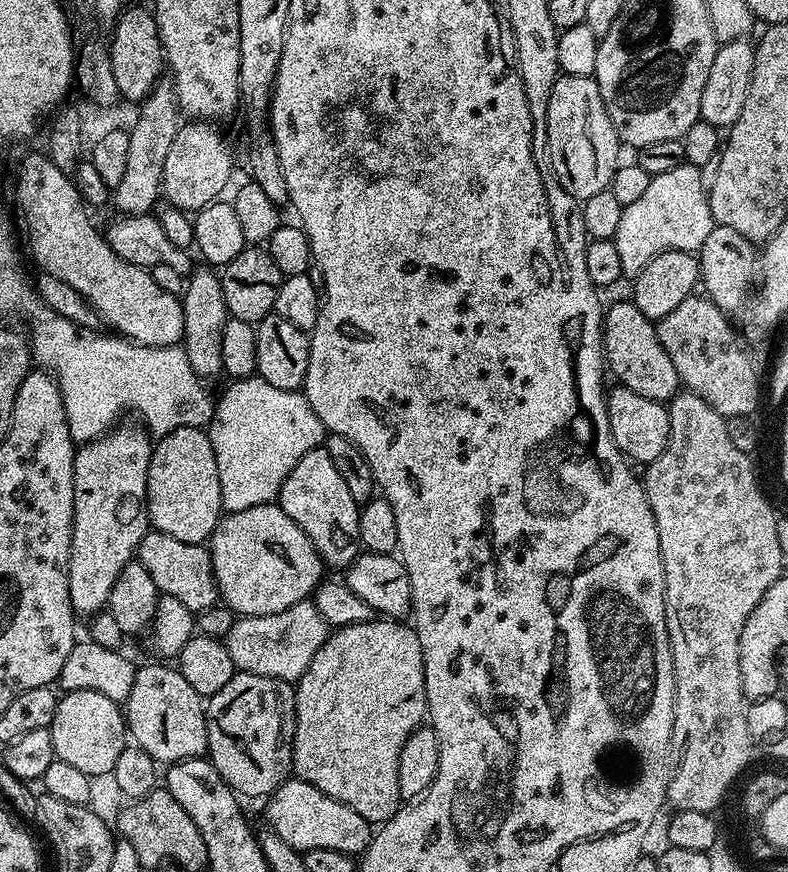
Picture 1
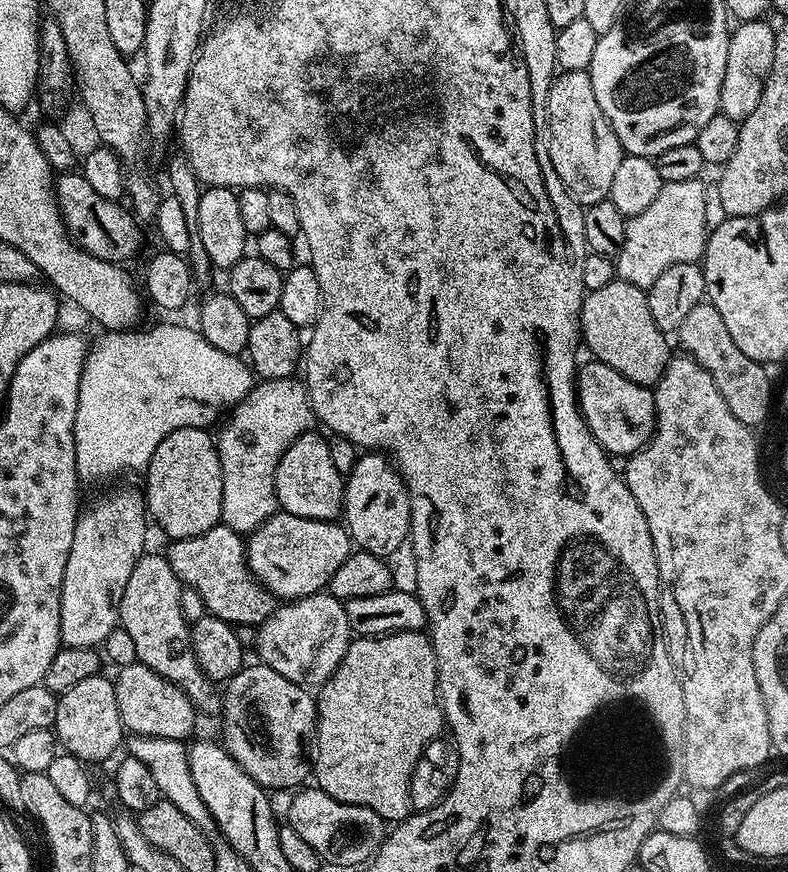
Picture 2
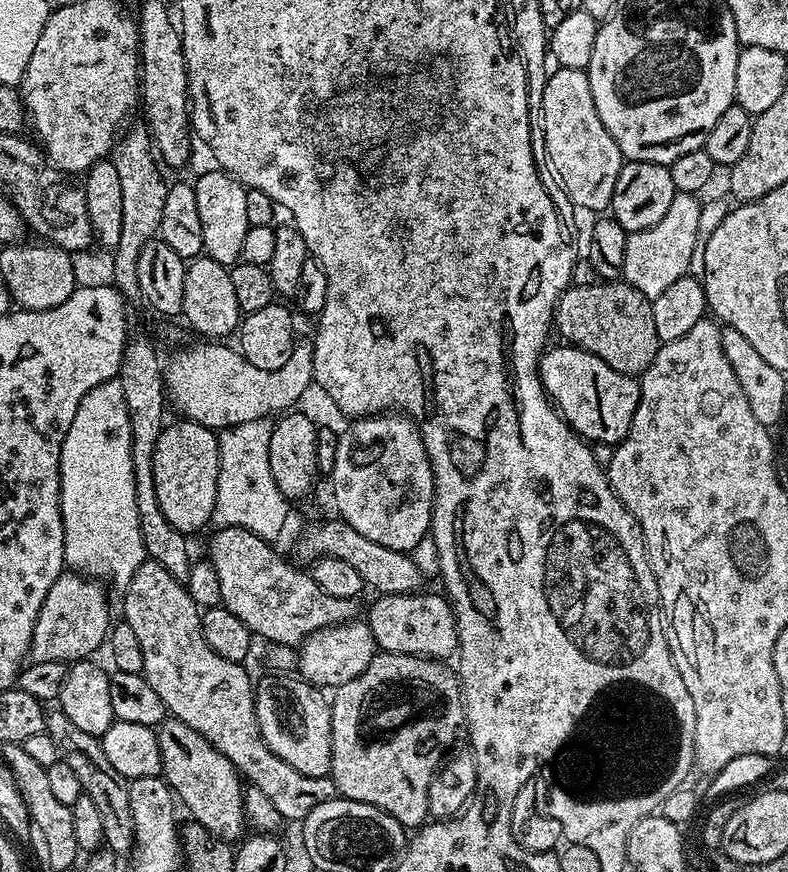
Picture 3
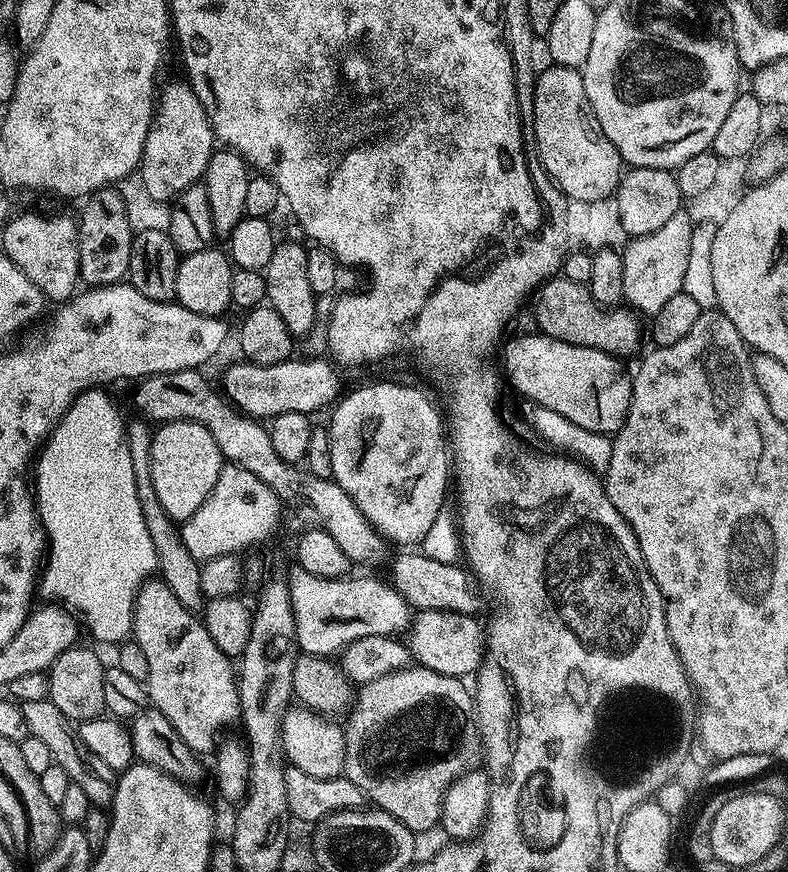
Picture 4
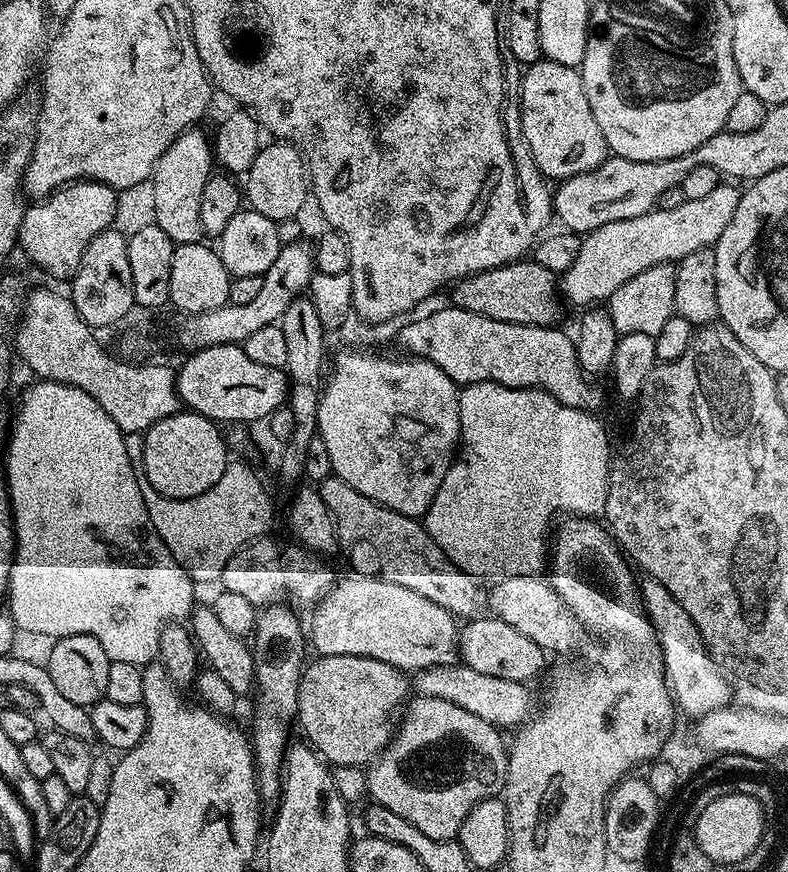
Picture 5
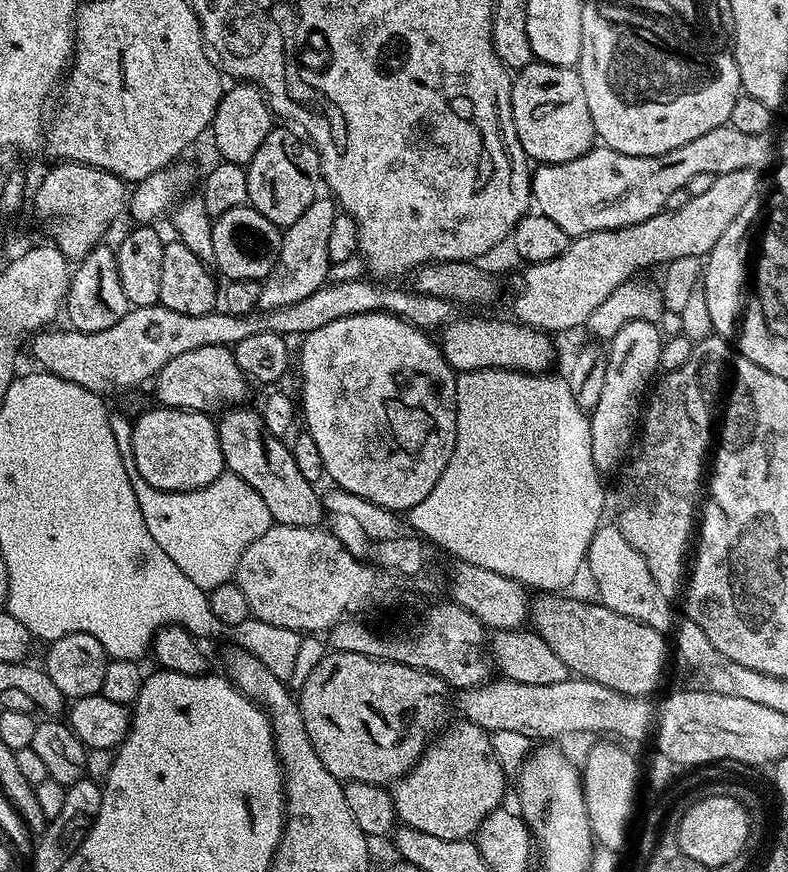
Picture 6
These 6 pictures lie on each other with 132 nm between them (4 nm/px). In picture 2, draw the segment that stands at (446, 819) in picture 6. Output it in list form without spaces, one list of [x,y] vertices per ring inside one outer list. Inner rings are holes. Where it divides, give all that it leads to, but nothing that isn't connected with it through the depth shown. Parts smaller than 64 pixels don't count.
[[[423,631],[419,632],[391,632],[385,636],[362,636],[353,639],[348,645],[342,662],[334,670],[334,674],[325,684],[319,685],[316,696],[316,734],[314,737],[314,784],[330,798],[343,804],[366,806],[374,810],[386,822],[399,822],[412,815],[412,802],[410,800],[410,782],[416,769],[416,764],[424,754],[424,748],[431,740],[445,731],[446,721],[444,710],[440,706],[440,693],[436,686],[436,655],[431,639]]]

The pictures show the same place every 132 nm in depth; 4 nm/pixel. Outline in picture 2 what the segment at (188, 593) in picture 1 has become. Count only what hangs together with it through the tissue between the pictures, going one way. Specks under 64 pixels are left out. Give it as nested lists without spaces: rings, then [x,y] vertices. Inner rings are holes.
[[[224,523],[215,524],[213,528],[206,530],[202,536],[174,540],[167,546],[169,547],[166,549],[168,561],[181,585],[185,588],[196,588],[198,594],[202,594],[202,602],[211,615],[222,618],[226,623],[233,626],[240,624],[258,626],[263,620],[270,618],[270,614],[278,606],[277,597],[267,591],[248,568],[248,549],[245,537],[239,532],[230,530]]]

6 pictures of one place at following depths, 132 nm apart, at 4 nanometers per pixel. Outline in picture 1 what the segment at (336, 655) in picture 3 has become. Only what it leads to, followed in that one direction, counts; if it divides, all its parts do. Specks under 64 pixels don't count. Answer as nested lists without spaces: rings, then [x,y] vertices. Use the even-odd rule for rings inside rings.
[[[306,599],[290,606],[290,610],[278,610],[278,614],[236,618],[223,641],[226,650],[230,650],[230,658],[237,672],[295,682],[300,679],[306,666],[310,666],[314,654],[318,654],[329,635],[330,626],[322,614],[318,614],[318,606],[311,599]]]

